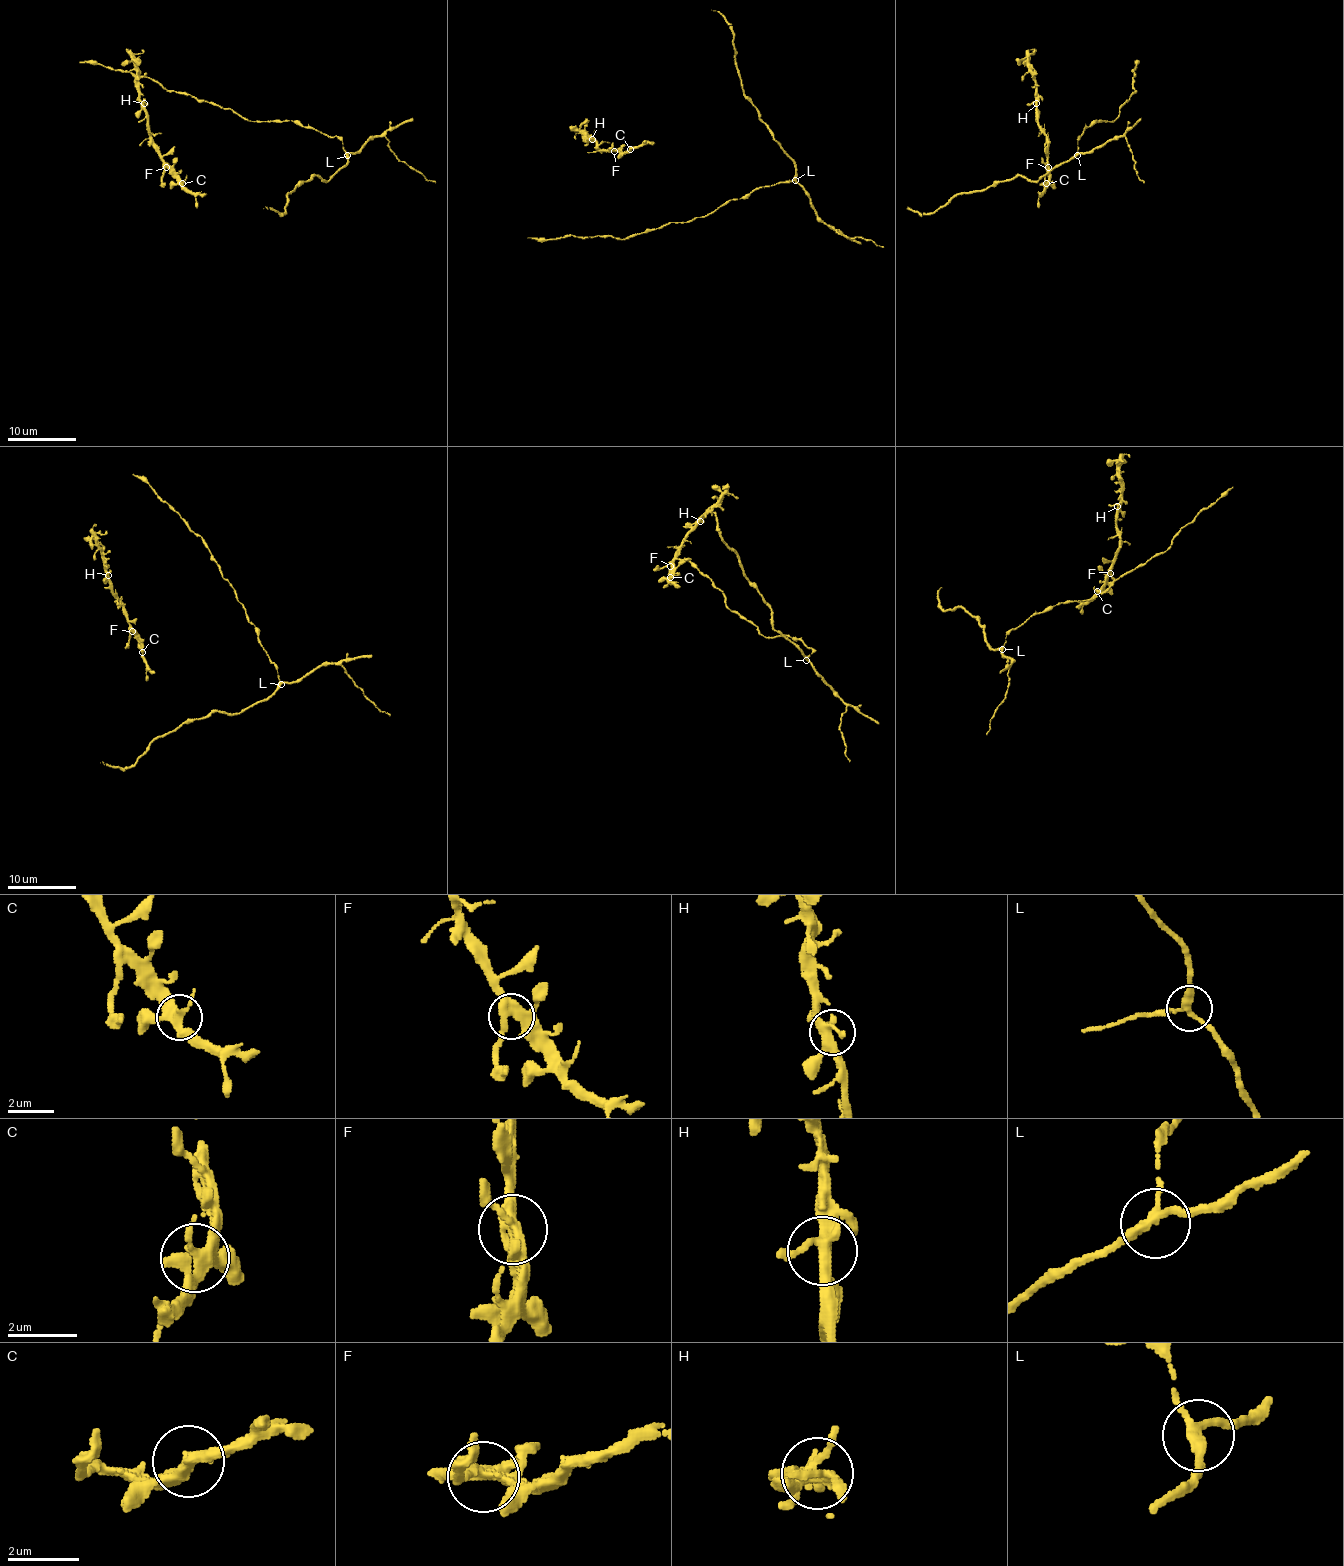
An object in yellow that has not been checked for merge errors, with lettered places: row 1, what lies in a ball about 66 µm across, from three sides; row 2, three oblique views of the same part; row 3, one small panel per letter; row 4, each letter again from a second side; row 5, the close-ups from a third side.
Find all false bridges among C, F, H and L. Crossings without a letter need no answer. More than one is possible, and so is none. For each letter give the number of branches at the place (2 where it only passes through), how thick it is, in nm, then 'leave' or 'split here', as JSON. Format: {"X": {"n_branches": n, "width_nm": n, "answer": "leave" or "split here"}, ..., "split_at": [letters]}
{"C": {"n_branches": 4, "width_nm": 320, "answer": "leave"}, "F": {"n_branches": 4, "width_nm": 320, "answer": "leave"}, "H": {"n_branches": 4, "width_nm": 340, "answer": "leave"}, "L": {"n_branches": 3, "width_nm": 240, "answer": "leave"}, "split_at": []}

